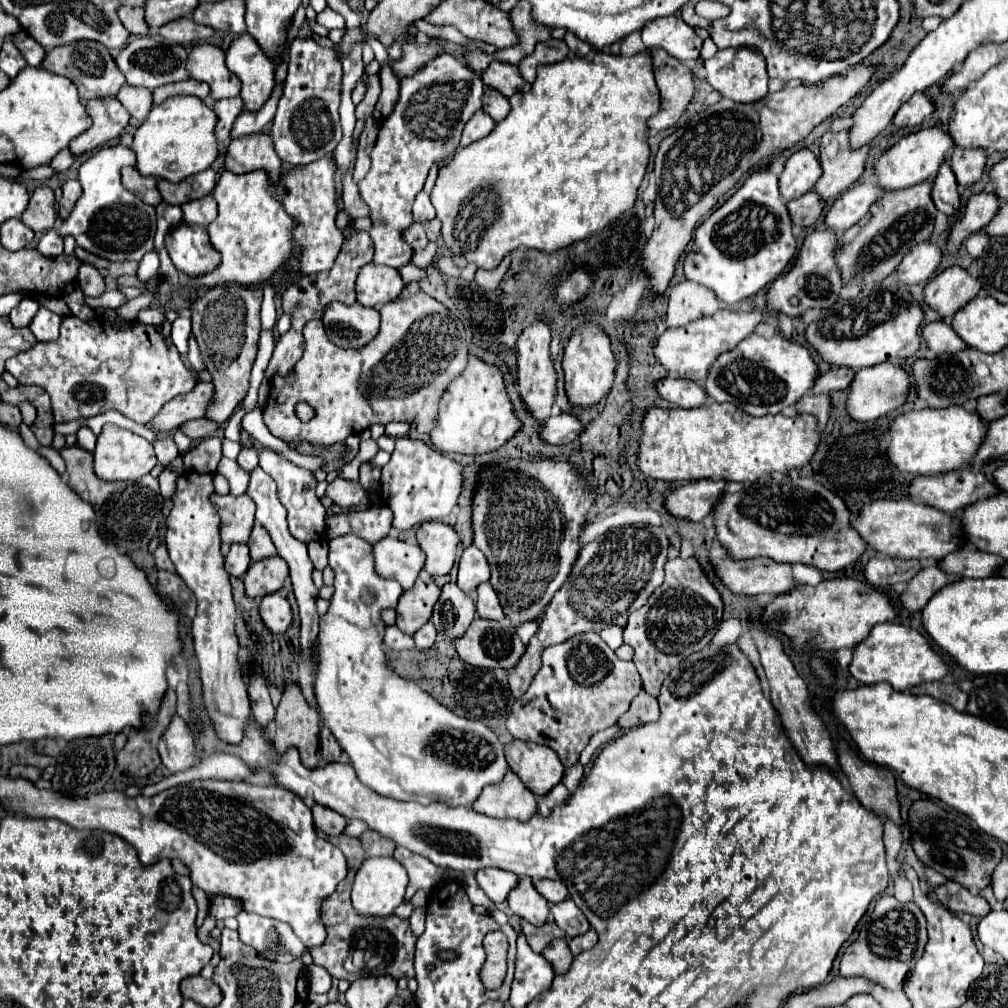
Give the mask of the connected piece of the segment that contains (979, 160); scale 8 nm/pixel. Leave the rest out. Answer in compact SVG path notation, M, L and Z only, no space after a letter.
M955 148L951 154L951 168L957 176L959 186L973 184L983 176L987 164L987 152L981 152L977 148Z

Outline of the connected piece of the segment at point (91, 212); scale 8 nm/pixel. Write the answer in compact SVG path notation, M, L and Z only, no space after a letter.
M109 146L101 148L93 154L85 164L79 168L79 182L83 188L81 198L75 202L71 214L55 226L61 238L73 236L75 244L95 256L103 256L107 260L141 260L143 254L151 252L157 222L155 222L155 208L141 202L129 190L121 186L121 168L133 166L135 156L131 148L125 146Z

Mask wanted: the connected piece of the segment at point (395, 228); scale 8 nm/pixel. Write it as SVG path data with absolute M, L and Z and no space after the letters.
M451 54L437 56L411 78L401 78L399 100L397 100L393 112L385 120L381 120L377 140L369 152L371 168L365 174L365 178L359 180L361 198L367 202L369 218L373 220L371 240L375 244L375 256L373 256L375 264L385 264L391 268L401 268L401 266L409 264L413 250L401 238L401 234L405 228L409 228L413 224L413 212L411 212L413 200L423 190L431 164L447 160L459 146L465 122L481 108L481 96L483 96L481 78L471 68L467 68L463 62L453 58Z

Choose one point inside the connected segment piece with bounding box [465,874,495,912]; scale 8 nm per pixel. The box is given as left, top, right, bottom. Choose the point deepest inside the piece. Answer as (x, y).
(478, 897)

